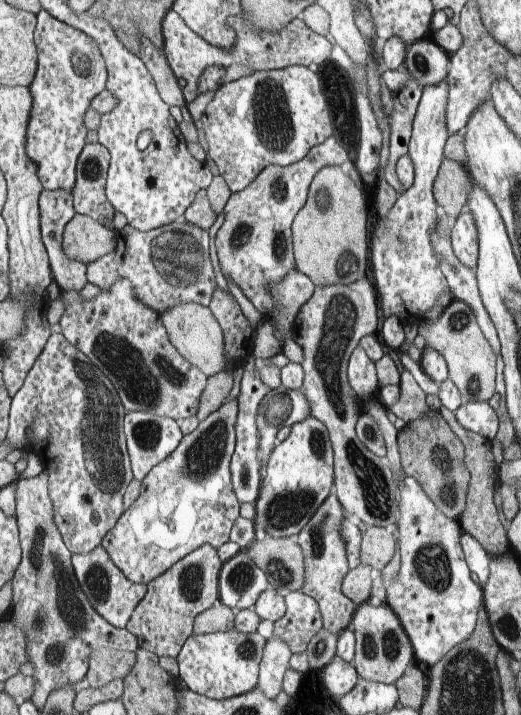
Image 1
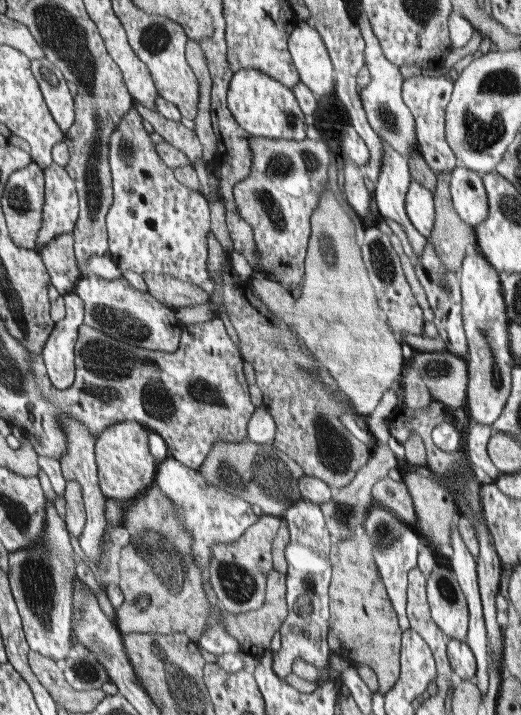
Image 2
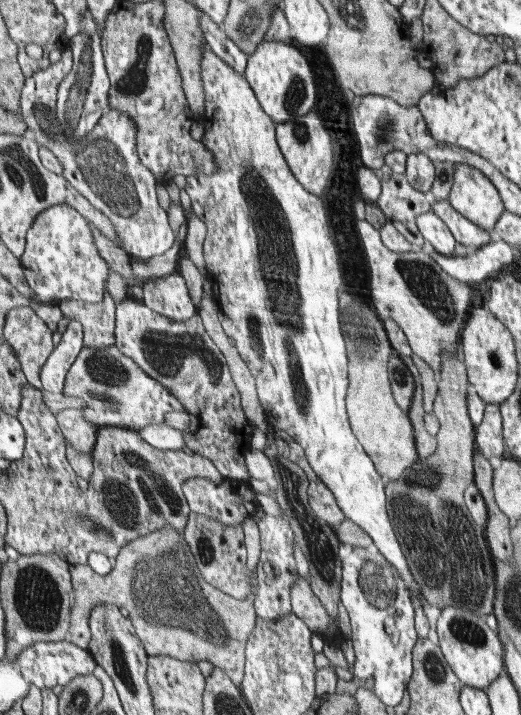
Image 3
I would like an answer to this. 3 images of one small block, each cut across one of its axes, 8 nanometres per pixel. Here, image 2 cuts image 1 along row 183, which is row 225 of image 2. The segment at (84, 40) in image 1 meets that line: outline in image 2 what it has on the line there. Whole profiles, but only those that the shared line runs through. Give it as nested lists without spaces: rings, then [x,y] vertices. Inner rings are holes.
[[[54,162],[43,169],[46,180],[46,202],[43,206],[43,225],[35,239],[35,250],[63,235],[70,235],[79,220],[79,196],[76,196],[73,177],[67,169]]]

